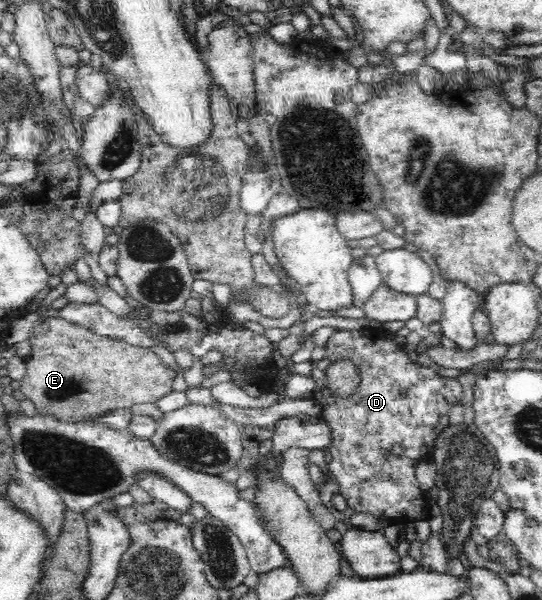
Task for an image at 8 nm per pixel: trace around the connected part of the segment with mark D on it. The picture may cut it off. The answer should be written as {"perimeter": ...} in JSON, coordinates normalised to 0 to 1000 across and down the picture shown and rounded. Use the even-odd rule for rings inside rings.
{"perimeter":[[[620,547],[603,568],[600,583],[601,593],[590,602],[577,603],[574,617],[583,643],[576,663],[594,677],[589,698],[601,703],[611,715],[613,745],[598,748],[600,773],[605,775],[609,792],[618,795],[618,798],[600,795],[592,810],[585,810],[592,837],[620,863],[620,868],[633,868],[640,875],[646,873],[649,858],[661,855],[686,857],[732,872],[762,872],[790,865],[790,833],[784,818],[775,815],[766,790],[768,775],[775,768],[792,765],[804,732],[819,722],[830,698],[827,693],[830,678],[849,673],[852,642],[841,630],[804,623],[797,608],[784,612],[756,603],[742,573],[729,572],[720,563],[705,565],[697,552]],[[627,602],[646,602],[655,608],[655,622],[661,622],[661,638],[653,642],[653,655],[640,667],[616,662],[603,647],[600,633],[605,612]],[[731,740],[749,748],[744,760],[723,760],[720,755],[720,748]],[[616,823],[627,823],[637,830],[640,843],[635,852],[625,852],[609,837]]]}

